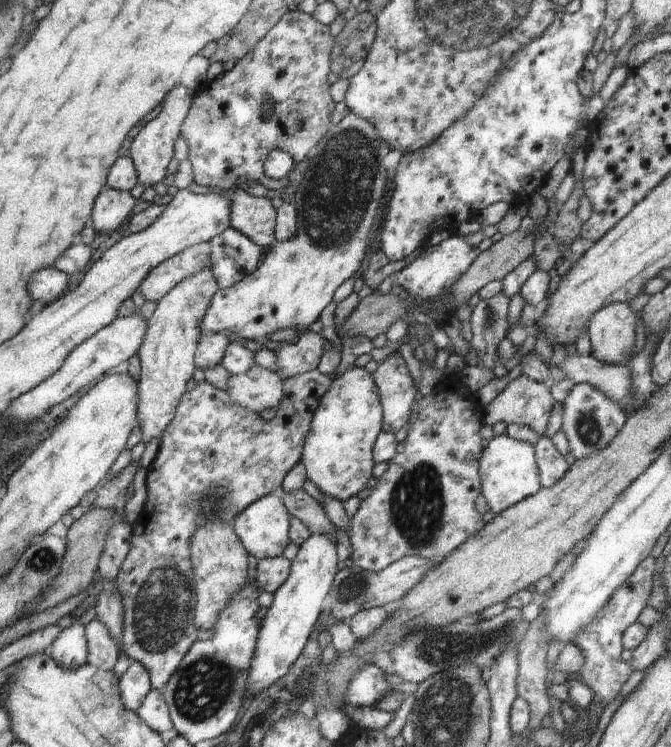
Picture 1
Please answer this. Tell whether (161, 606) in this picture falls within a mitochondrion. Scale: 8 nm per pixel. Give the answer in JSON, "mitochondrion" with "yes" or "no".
{"mitochondrion":"yes"}

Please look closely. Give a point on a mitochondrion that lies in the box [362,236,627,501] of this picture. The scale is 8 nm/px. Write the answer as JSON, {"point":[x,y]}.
{"point":[585,424]}

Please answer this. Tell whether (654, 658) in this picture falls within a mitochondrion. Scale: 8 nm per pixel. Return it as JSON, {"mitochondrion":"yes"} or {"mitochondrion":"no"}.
{"mitochondrion":"no"}

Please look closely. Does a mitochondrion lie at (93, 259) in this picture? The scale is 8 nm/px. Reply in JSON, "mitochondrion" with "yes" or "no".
{"mitochondrion":"no"}

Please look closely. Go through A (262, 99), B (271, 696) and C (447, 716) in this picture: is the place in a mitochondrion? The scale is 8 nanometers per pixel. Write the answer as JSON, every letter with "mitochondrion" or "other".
{"A":"mitochondrion","B":"other","C":"mitochondrion"}

